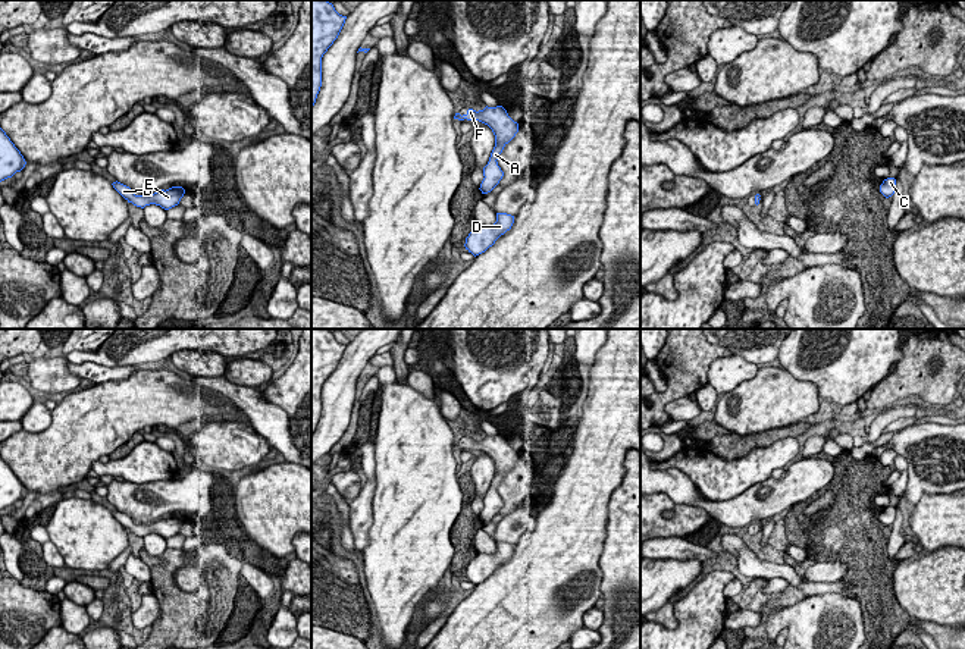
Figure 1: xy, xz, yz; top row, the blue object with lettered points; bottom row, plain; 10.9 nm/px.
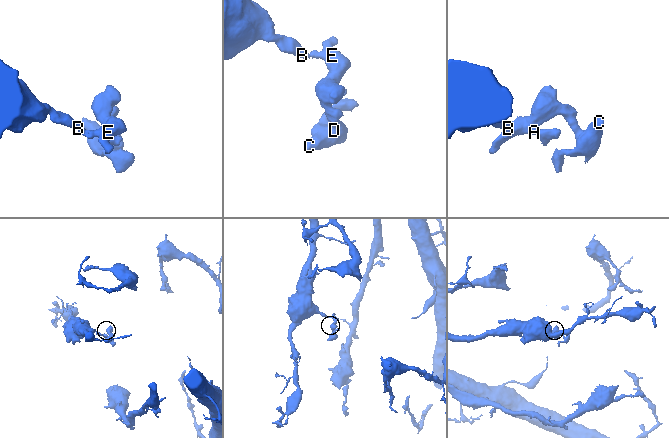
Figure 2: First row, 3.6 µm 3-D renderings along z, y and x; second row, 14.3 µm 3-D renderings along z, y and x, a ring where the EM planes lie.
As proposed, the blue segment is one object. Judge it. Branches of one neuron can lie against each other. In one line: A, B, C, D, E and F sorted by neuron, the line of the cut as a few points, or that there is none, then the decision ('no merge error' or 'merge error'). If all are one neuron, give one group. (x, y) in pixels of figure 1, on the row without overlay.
A B C D E F | no cut | no merge error

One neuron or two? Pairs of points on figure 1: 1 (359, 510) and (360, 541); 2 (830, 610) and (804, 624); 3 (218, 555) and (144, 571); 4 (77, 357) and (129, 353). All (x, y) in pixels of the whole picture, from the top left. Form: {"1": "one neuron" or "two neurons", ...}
{"1": "one neuron", "2": "one neuron", "3": "two neurons", "4": "one neuron"}

